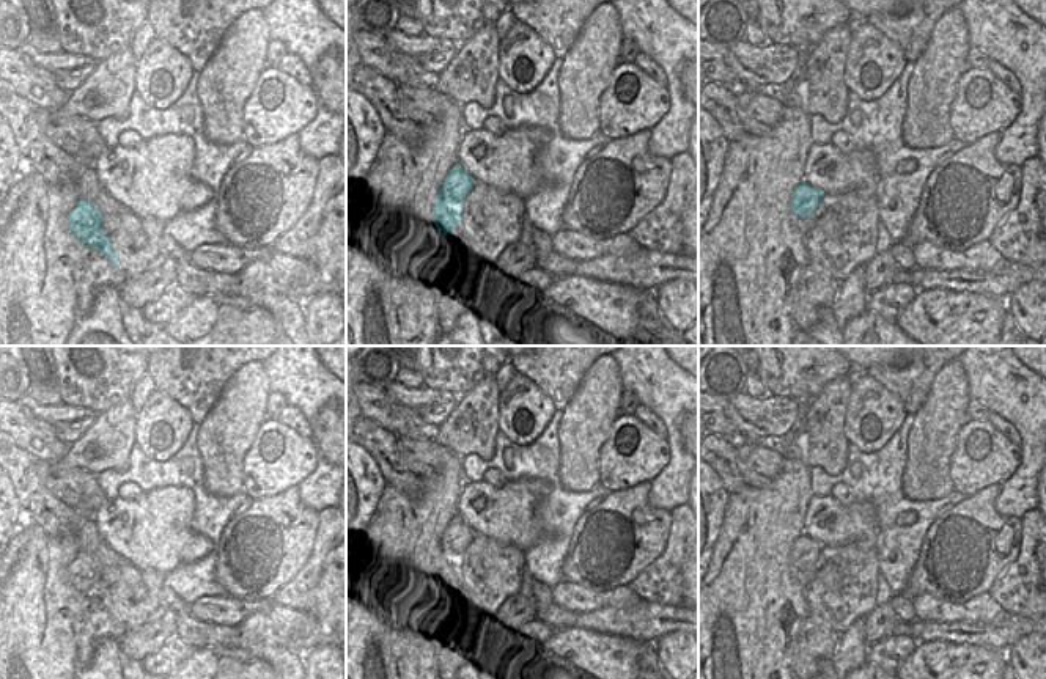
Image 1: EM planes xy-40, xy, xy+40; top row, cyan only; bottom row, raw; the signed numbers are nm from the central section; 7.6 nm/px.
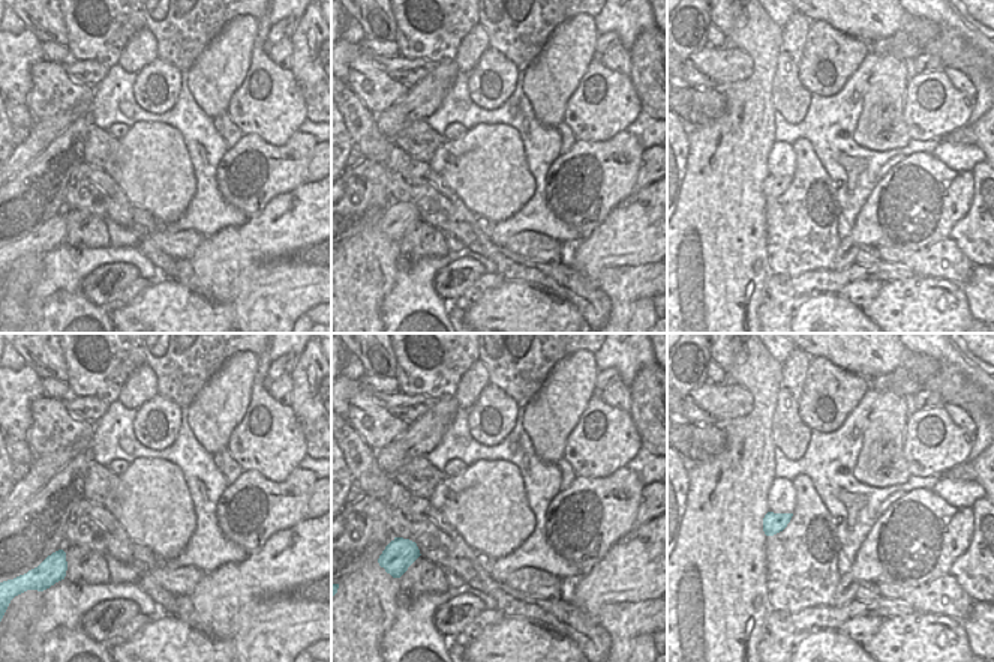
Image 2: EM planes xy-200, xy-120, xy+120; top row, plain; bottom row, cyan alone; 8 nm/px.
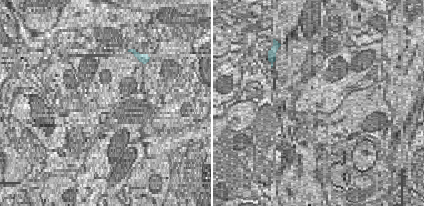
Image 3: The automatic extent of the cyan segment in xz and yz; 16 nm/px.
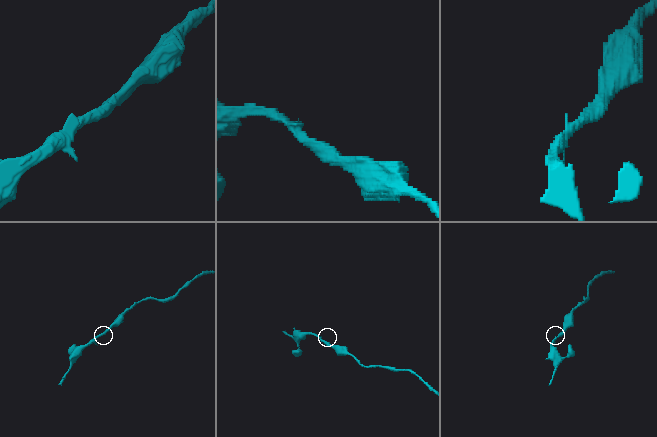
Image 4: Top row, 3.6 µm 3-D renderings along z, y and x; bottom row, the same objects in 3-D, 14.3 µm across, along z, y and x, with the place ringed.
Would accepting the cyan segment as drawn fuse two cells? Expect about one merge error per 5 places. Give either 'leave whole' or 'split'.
leave whole

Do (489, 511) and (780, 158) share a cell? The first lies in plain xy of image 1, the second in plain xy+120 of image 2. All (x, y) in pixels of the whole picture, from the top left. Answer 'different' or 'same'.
same

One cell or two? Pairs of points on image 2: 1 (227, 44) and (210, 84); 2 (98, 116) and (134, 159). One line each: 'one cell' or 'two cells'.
1: one cell
2: two cells

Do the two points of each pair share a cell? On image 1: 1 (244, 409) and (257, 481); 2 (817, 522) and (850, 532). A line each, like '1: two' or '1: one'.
1: two
2: one

